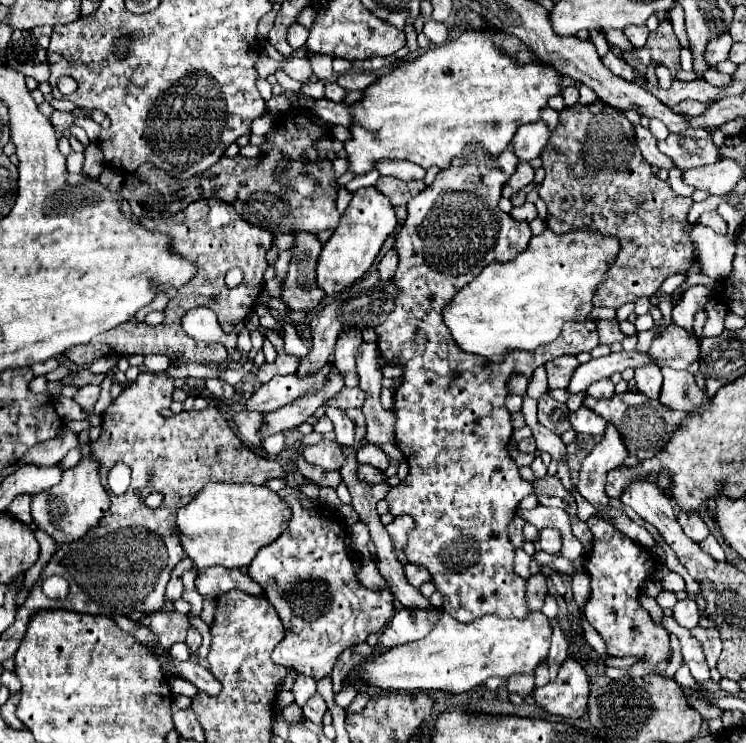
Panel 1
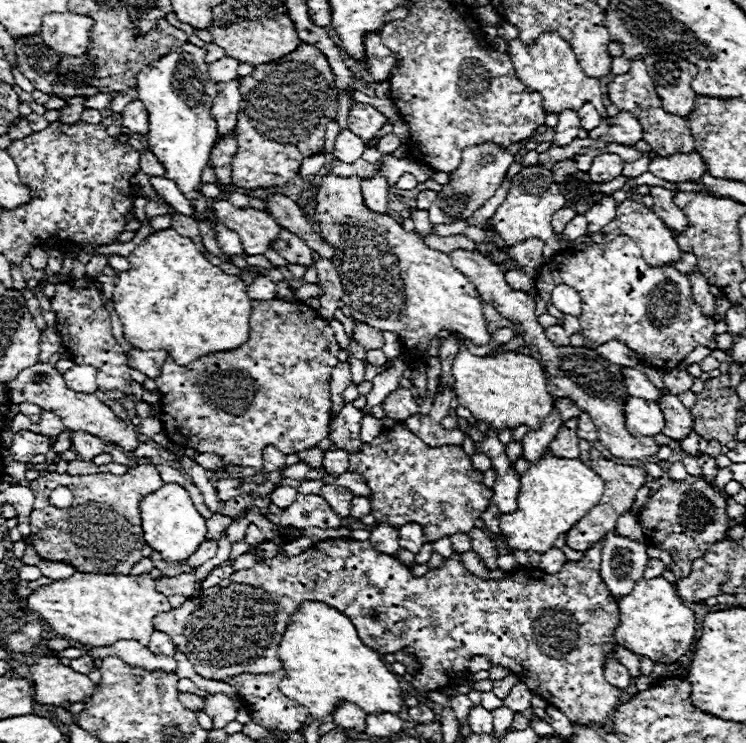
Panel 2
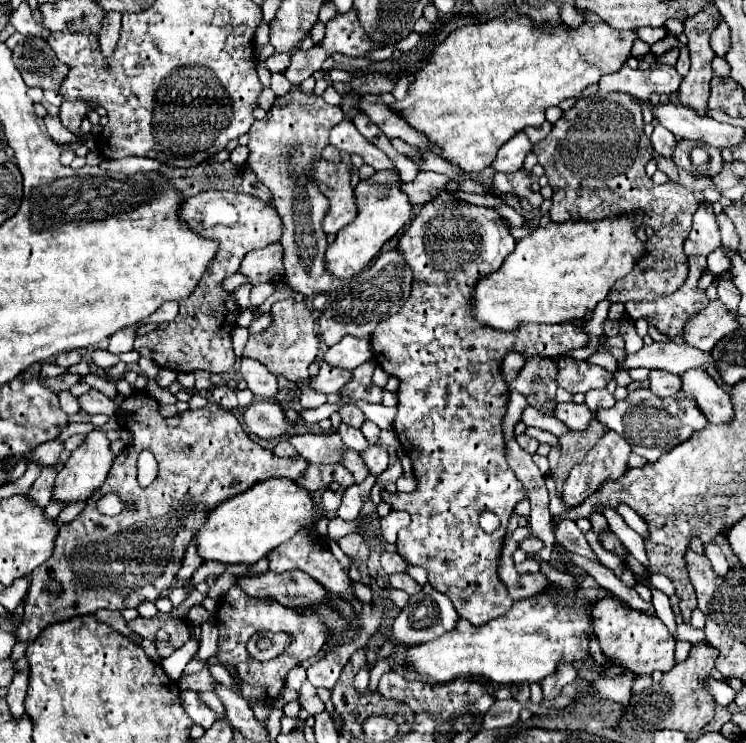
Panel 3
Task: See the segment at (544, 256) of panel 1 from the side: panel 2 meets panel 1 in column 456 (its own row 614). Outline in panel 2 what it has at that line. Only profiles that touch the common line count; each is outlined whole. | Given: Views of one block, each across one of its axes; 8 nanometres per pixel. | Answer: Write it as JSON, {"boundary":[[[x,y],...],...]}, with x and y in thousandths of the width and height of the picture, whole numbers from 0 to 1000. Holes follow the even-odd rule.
{"boundary":[[[405,810],[399,816],[386,837],[373,880],[383,902],[375,931],[410,950],[416,956],[416,969],[442,964],[453,942],[466,942],[491,961],[534,961],[539,956],[539,926],[528,904],[517,899],[507,878],[485,867],[466,829],[434,810]]]}

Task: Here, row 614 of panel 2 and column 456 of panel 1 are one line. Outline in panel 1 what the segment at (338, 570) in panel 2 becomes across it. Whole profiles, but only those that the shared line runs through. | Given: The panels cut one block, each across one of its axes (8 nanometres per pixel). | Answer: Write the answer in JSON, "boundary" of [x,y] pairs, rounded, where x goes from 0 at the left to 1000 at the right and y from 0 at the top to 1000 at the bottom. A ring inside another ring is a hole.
{"boundary":[[[686,191],[665,213],[643,194],[630,194],[622,202],[622,210],[609,213],[598,229],[590,229],[579,250],[571,250],[571,256],[547,272],[547,291],[528,328],[536,345],[531,371],[525,374],[534,388],[528,417],[517,425],[517,433],[504,439],[509,479],[542,498],[539,514],[528,530],[528,557],[531,595],[550,627],[544,646],[539,646],[534,657],[523,657],[517,676],[525,694],[550,692],[558,700],[558,713],[550,719],[550,732],[542,746],[550,759],[574,764],[587,797],[595,802],[598,824],[617,837],[630,837],[651,826],[665,826],[670,832],[689,829],[694,834],[708,829],[705,781],[689,770],[692,738],[681,727],[681,703],[689,697],[700,670],[713,665],[713,654],[694,638],[694,627],[678,603],[689,581],[684,555],[676,546],[681,514],[689,503],[710,509],[721,493],[732,490],[732,485],[743,485],[756,476],[772,479],[802,466],[796,431],[780,431],[759,436],[751,455],[729,463],[721,476],[684,474],[684,485],[678,485],[678,490],[657,490],[657,485],[619,474],[609,458],[603,458],[603,447],[592,436],[592,415],[598,412],[598,404],[606,404],[606,398],[635,377],[651,355],[689,347],[689,342],[700,339],[713,320],[705,299],[689,296],[668,280],[673,253],[692,231],[692,223],[694,210],[689,207]]]}

